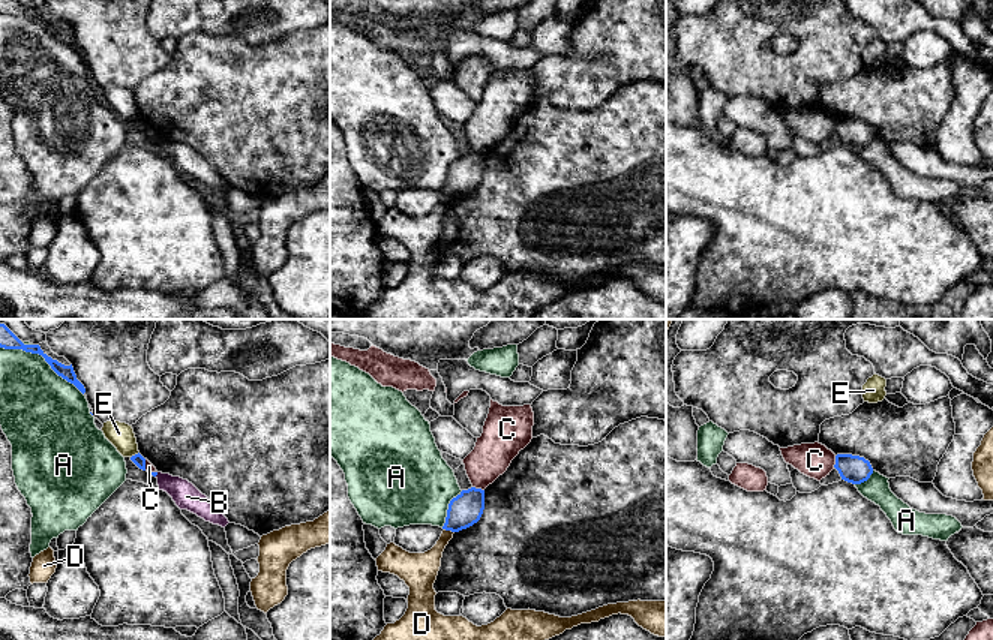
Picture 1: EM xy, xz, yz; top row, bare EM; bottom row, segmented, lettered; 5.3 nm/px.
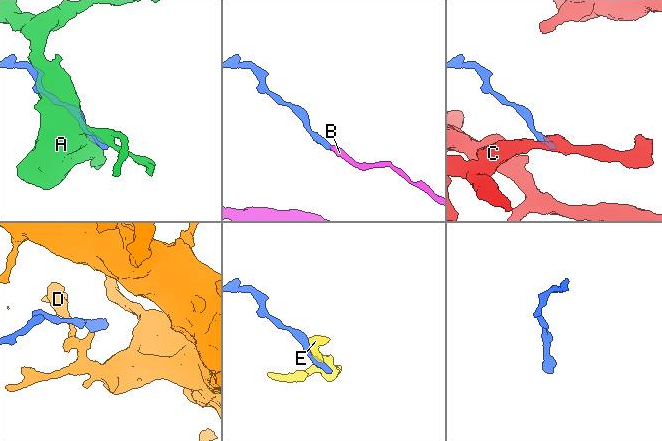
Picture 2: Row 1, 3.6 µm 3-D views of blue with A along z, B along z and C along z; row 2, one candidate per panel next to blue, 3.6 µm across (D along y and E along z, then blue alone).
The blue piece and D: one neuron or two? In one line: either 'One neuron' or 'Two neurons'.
Two neurons

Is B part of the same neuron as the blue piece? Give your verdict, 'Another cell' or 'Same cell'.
Another cell

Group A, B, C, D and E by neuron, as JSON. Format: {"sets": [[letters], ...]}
{"sets": [["A"], ["B"], ["C"], ["D"], ["E"]]}

